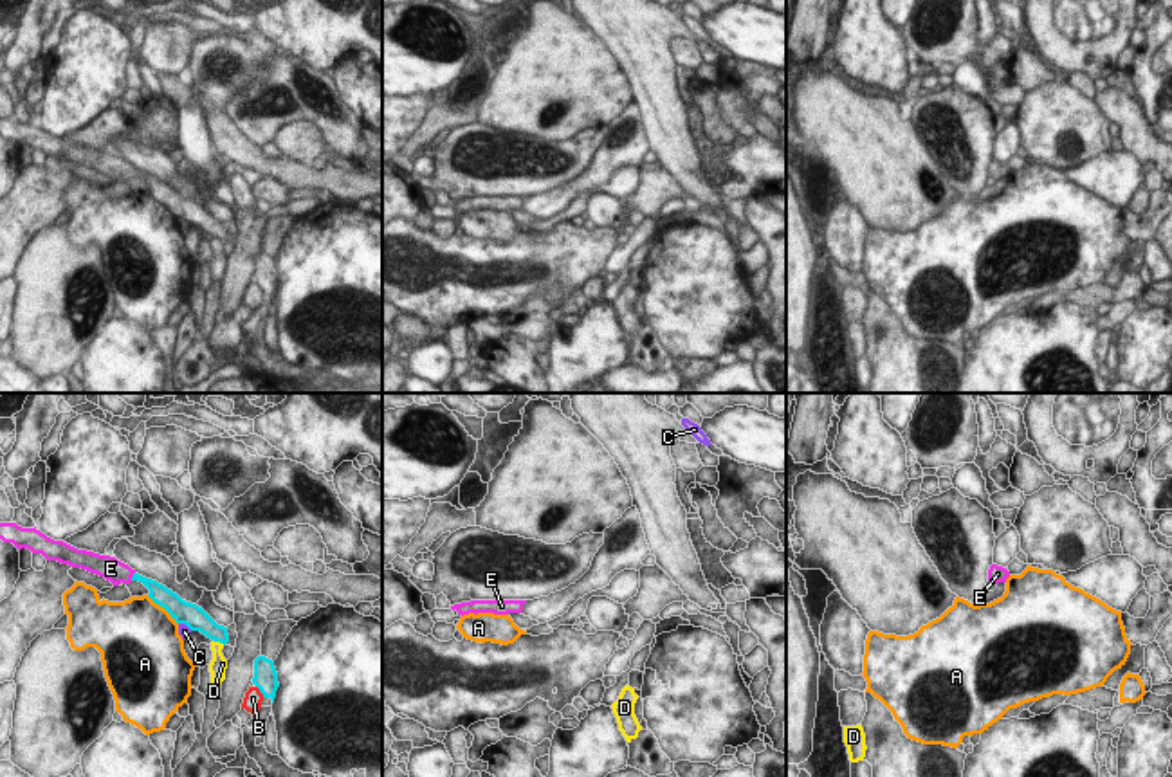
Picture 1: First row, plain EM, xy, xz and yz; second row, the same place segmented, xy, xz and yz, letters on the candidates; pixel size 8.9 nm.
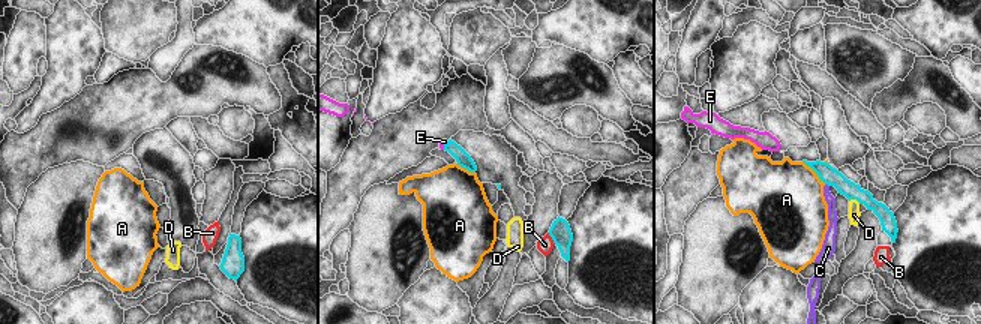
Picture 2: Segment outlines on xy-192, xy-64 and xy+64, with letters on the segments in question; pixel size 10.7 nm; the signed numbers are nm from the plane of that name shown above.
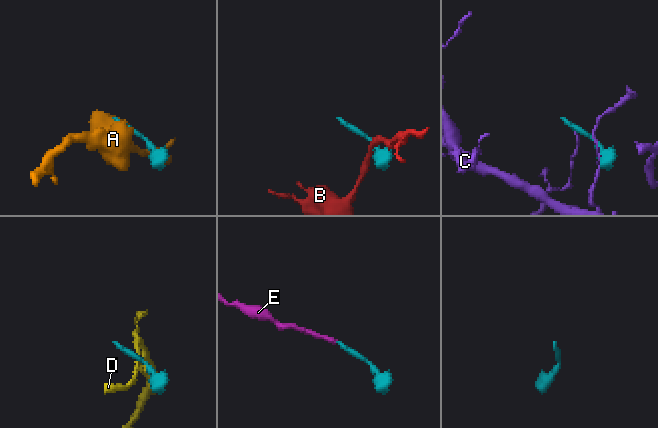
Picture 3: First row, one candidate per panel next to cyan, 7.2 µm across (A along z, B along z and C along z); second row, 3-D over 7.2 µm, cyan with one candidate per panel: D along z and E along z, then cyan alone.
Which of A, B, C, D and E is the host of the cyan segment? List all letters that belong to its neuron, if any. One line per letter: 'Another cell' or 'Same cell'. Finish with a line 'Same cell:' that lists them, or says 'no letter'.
A: Another cell
B: Another cell
C: Another cell
D: Another cell
E: Same cell
Same cell: E

